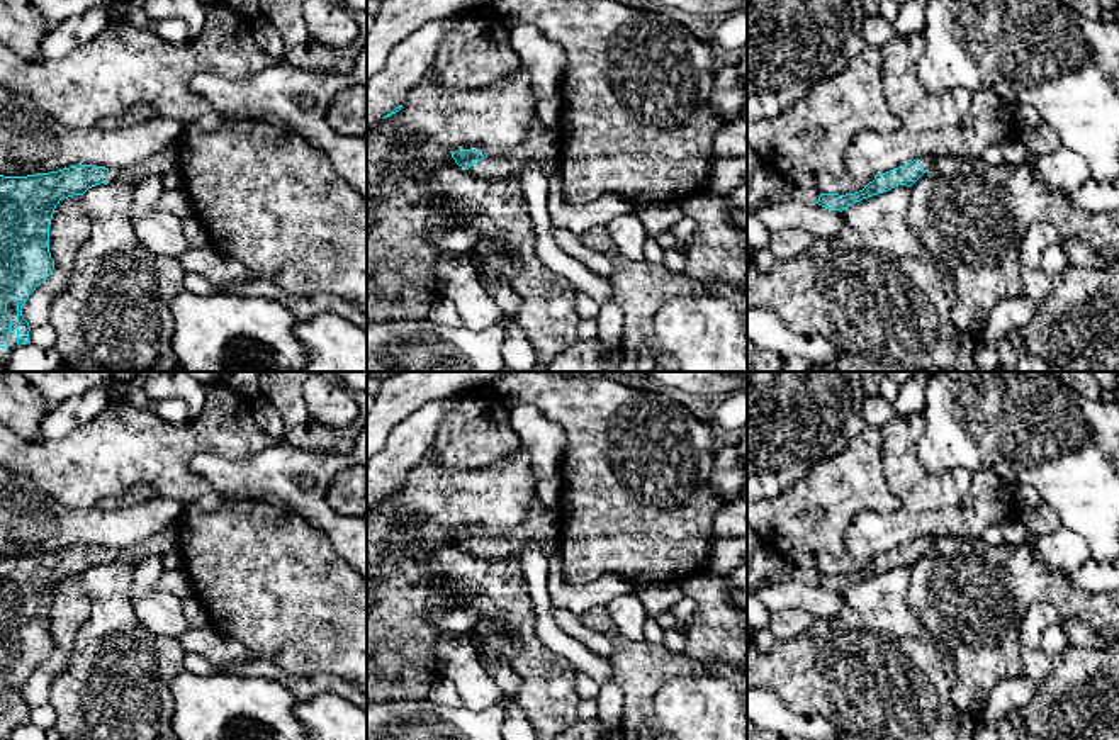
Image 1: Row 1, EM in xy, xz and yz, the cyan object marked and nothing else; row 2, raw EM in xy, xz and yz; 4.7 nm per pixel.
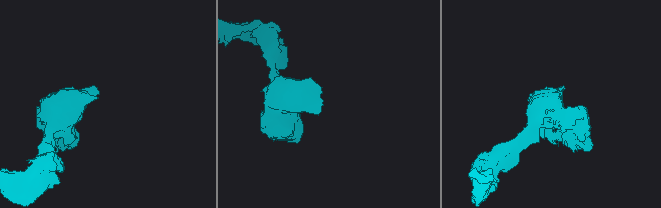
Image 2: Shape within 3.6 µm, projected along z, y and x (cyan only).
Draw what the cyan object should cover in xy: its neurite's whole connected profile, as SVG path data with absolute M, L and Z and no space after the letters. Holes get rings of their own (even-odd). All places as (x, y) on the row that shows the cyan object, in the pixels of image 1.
M93 165L27 177L0 175L0 368L20 345L31 343L22 307L54 270L49 226L56 205L121 178L126 177L119 170Z

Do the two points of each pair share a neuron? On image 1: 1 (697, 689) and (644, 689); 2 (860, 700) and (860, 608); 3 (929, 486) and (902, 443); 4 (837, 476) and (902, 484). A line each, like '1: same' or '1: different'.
1: different
2: same
3: same
4: different

